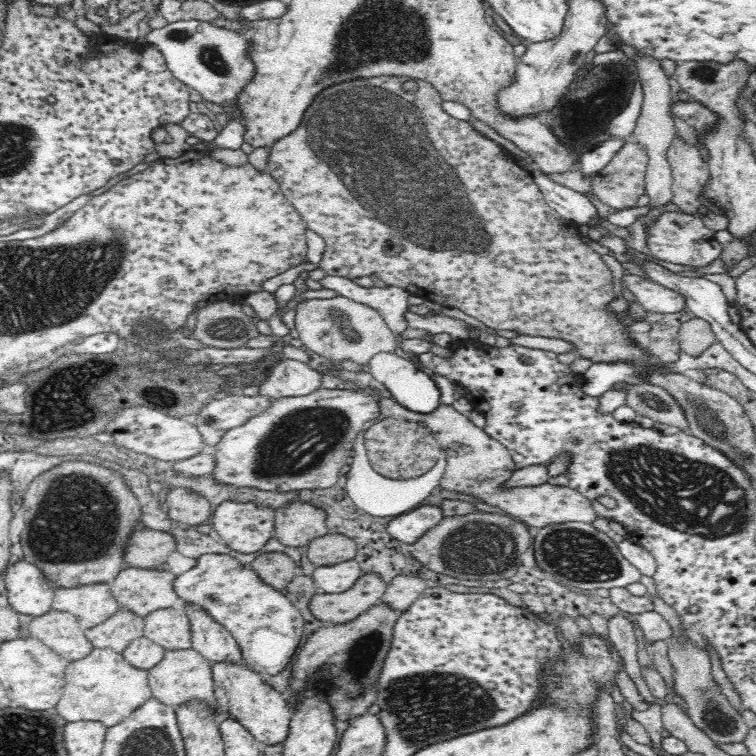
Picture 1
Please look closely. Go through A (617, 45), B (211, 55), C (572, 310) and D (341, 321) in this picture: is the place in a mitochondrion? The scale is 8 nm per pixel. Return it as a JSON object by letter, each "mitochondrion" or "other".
{"A":"other","B":"mitochondrion","C":"mitochondrion","D":"mitochondrion"}

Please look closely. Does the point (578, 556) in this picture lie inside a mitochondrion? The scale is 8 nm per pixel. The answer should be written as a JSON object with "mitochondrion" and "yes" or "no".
{"mitochondrion":"yes"}

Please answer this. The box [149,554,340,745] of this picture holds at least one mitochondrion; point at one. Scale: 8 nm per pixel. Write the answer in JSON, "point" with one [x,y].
{"point":[211,597]}

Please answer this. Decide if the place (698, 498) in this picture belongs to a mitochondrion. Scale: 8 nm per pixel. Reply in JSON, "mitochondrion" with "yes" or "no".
{"mitochondrion":"yes"}

